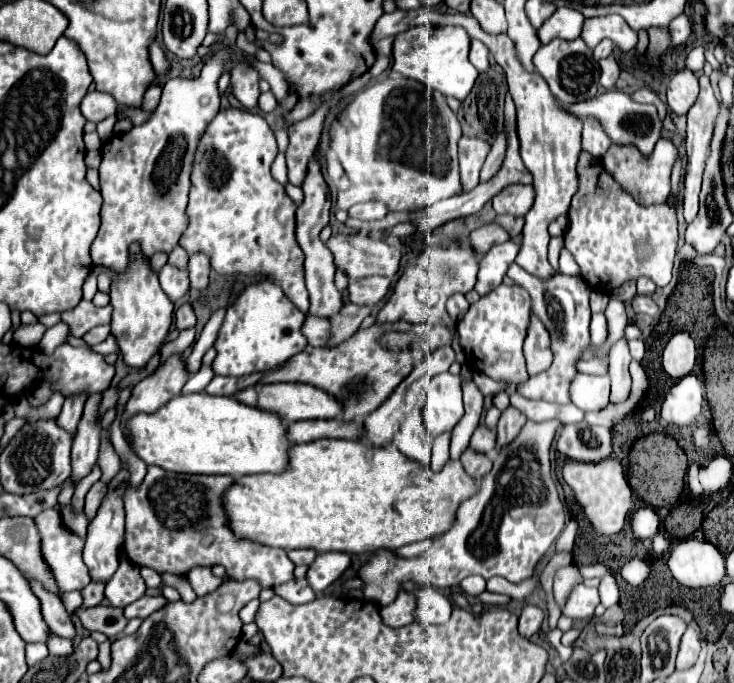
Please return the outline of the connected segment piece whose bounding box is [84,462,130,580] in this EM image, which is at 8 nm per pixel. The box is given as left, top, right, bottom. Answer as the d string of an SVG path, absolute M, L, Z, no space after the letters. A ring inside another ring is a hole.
M122 462L122 470L110 480L108 492L106 492L96 516L88 524L84 562L90 568L92 580L110 580L112 574L120 566L120 552L122 552L122 542L124 542L124 504L122 504L122 500L124 500L128 486L130 486L130 468L126 462Z

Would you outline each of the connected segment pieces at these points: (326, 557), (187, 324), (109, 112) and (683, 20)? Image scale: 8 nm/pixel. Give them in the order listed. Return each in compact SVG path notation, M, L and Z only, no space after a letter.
M343 552L318 554L308 568L308 582L316 594L322 594L330 584L334 584L344 570L350 566L350 556Z
M184 302L178 310L176 310L176 328L184 330L184 328L192 328L196 324L196 314L192 304Z
M98 90L88 92L80 104L80 110L86 116L86 120L90 120L94 124L106 120L108 116L114 116L116 108L118 108L118 102L110 94L104 94Z
M680 14L678 18L674 18L668 24L668 32L670 32L670 46L680 46L688 40L690 32L692 32L692 22L686 14Z

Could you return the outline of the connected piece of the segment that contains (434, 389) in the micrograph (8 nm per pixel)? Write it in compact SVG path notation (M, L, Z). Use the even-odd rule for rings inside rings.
M442 372L428 382L424 394L426 394L424 422L430 436L452 430L460 416L464 414L460 376Z

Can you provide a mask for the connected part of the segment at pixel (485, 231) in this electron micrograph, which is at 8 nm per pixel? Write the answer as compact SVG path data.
M486 224L486 226L480 226L478 230L474 230L470 234L470 246L478 252L478 256L482 256L486 250L490 250L492 246L496 244L502 244L502 242L508 242L508 234L498 226L498 224Z

